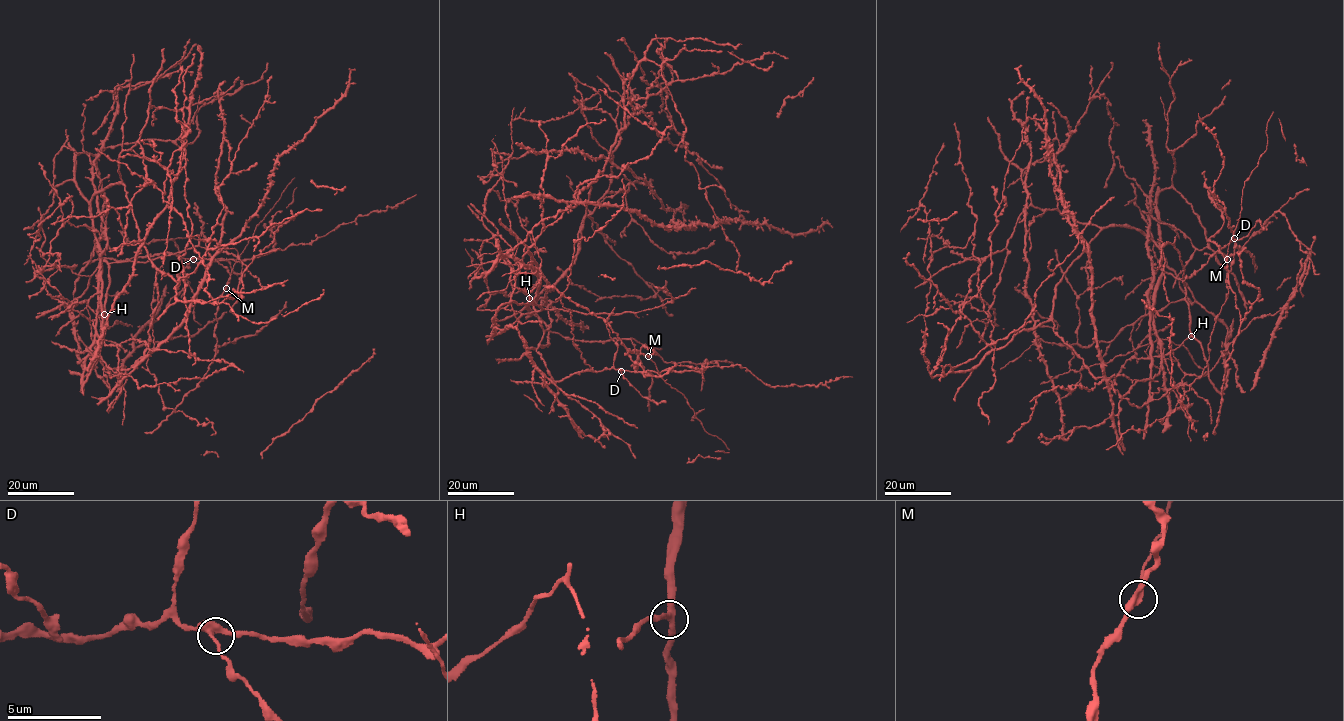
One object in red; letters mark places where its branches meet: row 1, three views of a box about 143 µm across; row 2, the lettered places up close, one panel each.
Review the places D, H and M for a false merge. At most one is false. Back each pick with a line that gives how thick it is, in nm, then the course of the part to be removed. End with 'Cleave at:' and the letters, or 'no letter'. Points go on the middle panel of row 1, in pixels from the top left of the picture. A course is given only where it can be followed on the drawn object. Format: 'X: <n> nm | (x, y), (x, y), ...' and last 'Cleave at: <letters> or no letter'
M: 320 nm
Cleave at: M

